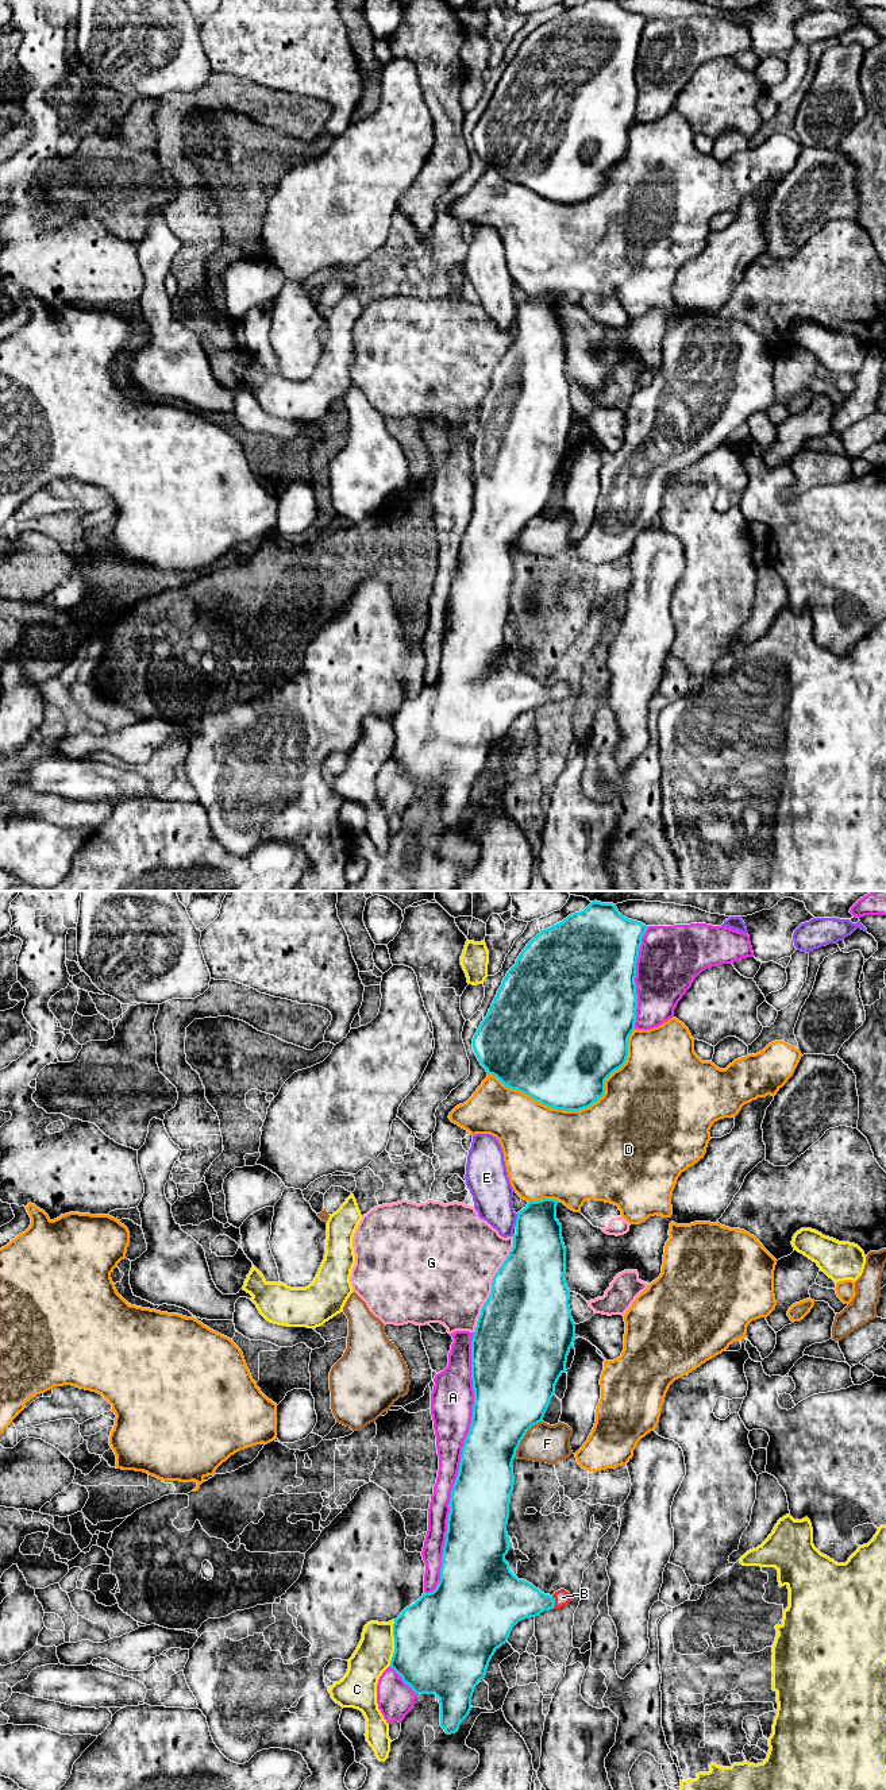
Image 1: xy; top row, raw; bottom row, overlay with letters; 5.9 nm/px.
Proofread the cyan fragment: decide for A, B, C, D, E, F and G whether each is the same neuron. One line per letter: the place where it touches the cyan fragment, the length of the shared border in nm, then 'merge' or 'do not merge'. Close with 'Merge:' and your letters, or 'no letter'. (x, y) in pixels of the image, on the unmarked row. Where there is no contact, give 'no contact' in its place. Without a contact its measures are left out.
A: meets cyan in xy at (459, 559); contact 1600 nm long; do not merge
B: meets cyan in xy at (554, 695); contact 80 nm long; merge
C: meets cyan in xy at (395, 736); contact 280 nm long; do not merge
D: meets cyan in xy at (578, 203); contact 900 nm long; do not merge
E: meets cyan in xy at (516, 313); contact 80 nm long; do not merge
F: meets cyan in xy at (523, 529); contact 280 nm long; do not merge
G: meets cyan in xy at (492, 377); contact 600 nm long; do not merge
Merge: B

